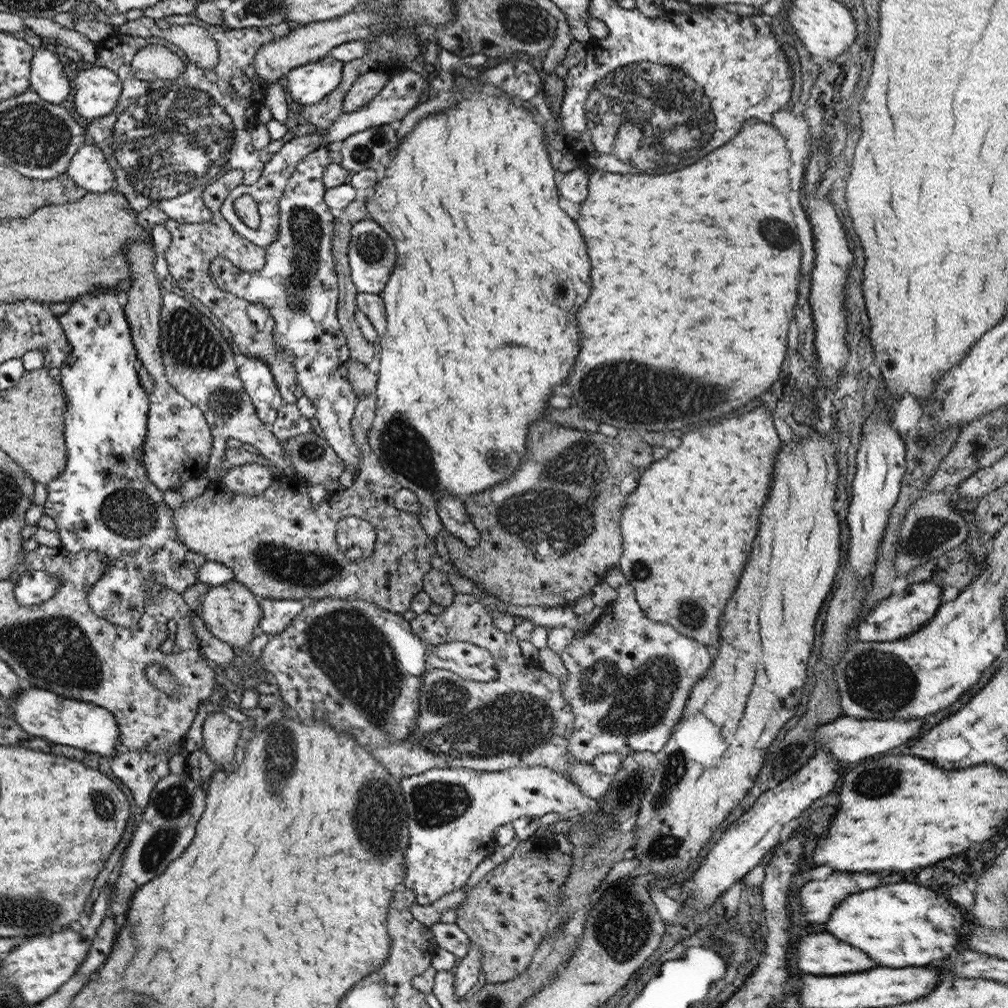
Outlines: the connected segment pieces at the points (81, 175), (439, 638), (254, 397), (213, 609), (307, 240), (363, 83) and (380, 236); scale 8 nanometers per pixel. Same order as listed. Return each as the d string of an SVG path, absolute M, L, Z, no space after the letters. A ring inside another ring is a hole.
M94 143L84 145L74 153L65 175L87 193L106 193L115 185L106 155Z
M455 594L453 603L445 608L441 616L423 612L409 622L422 643L440 645L460 641L481 646L491 653L499 673L497 679L491 682L463 680L454 672L443 669L424 673L418 695L418 725L412 731L412 736L408 736L404 742L388 743L377 750L370 750L378 761L382 761L392 777L402 780L430 769L469 768L482 772L502 772L502 769L514 768L514 765L546 765L566 775L588 798L597 802L602 799L608 788L612 787L613 776L601 774L592 764L578 762L574 758L570 747L574 716L562 696L561 682L556 676L546 673L540 663L526 659L521 654L516 636L498 630L482 603L472 594Z
M248 357L246 362L238 367L238 376L259 419L272 425L284 402L266 361L258 357Z
M232 580L221 585L211 586L198 607L198 612L203 618L206 628L218 640L232 646L232 648L243 649L260 631L262 610L258 599L258 596L246 585Z
M320 146L310 152L290 176L285 192L279 203L279 224L274 242L266 246L266 264L261 271L237 270L224 256L216 256L211 263L212 281L230 295L246 300L251 304L262 304L268 308L272 320L275 322L274 336L276 344L294 356L296 380L300 384L304 395L313 401L316 407L316 420L324 433L324 439L332 445L336 454L344 461L345 469L359 469L360 450L352 435L352 417L359 398L345 376L345 365L349 360L349 348L345 334L338 320L338 304L340 292L338 290L337 270L332 256L333 229L335 219L326 205L326 188L323 175L328 165L332 164L328 146Z
M383 71L361 74L344 95L344 112L357 112L366 106L386 86L390 75Z
M366 218L351 227L348 260L351 279L358 293L381 295L394 270L396 248L394 241L374 220Z

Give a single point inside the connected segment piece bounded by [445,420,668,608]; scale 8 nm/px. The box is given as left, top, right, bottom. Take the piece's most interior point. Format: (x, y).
(540, 548)

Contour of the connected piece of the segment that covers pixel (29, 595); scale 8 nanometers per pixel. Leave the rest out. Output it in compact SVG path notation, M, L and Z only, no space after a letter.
M26 570L14 587L14 596L20 606L34 606L48 602L62 580L45 570Z

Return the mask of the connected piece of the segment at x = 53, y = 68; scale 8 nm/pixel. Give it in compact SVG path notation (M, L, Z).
M26 36L32 45L30 84L42 100L59 105L70 92L70 83L58 56L46 48L40 48L36 40Z

